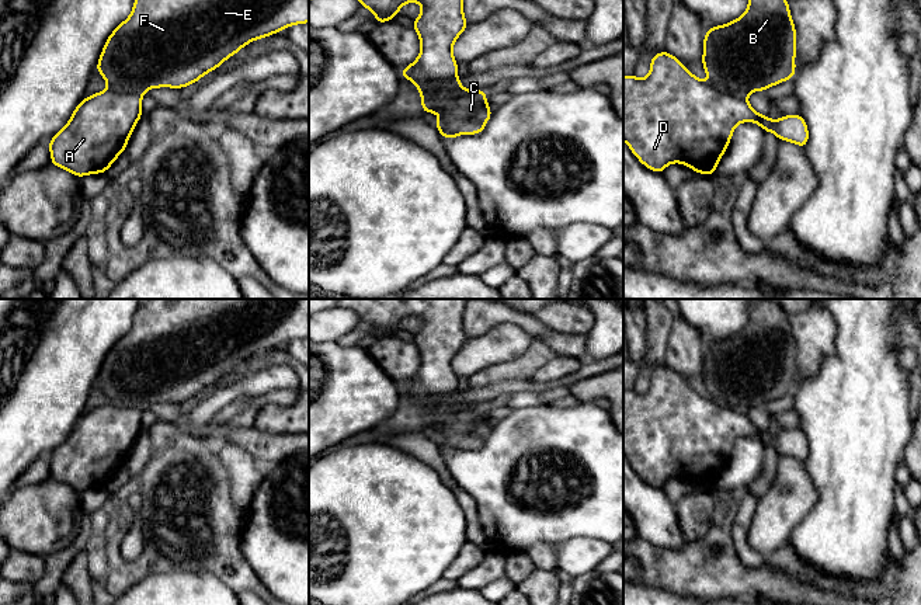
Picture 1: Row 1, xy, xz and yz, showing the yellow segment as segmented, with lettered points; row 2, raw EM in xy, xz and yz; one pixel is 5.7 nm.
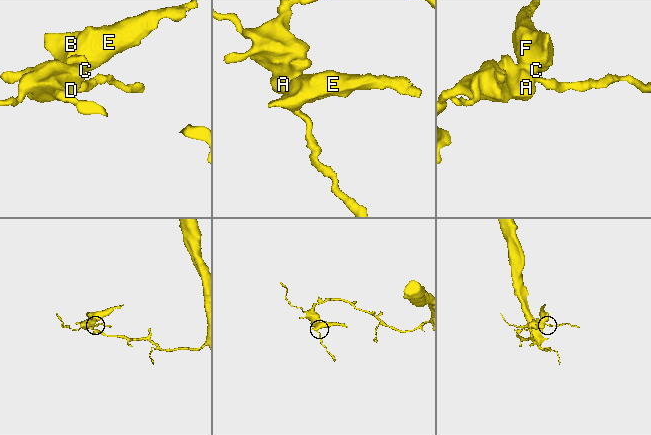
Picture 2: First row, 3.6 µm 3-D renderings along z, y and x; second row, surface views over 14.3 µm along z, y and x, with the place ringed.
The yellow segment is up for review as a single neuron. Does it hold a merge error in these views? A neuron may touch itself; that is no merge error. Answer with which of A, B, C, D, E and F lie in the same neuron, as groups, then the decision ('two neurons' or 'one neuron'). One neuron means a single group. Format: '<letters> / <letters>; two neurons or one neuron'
A D / B C E F; two neurons

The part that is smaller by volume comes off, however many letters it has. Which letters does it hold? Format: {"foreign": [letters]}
{"foreign": ["B", "C", "E", "F"]}

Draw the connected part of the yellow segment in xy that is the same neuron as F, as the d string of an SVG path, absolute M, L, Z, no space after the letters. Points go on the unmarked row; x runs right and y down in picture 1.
M142 299L131 330L104 358L95 386L115 406L145 408L147 403L184 403L213 386L251 355L306 337L309 337L309 299Z

